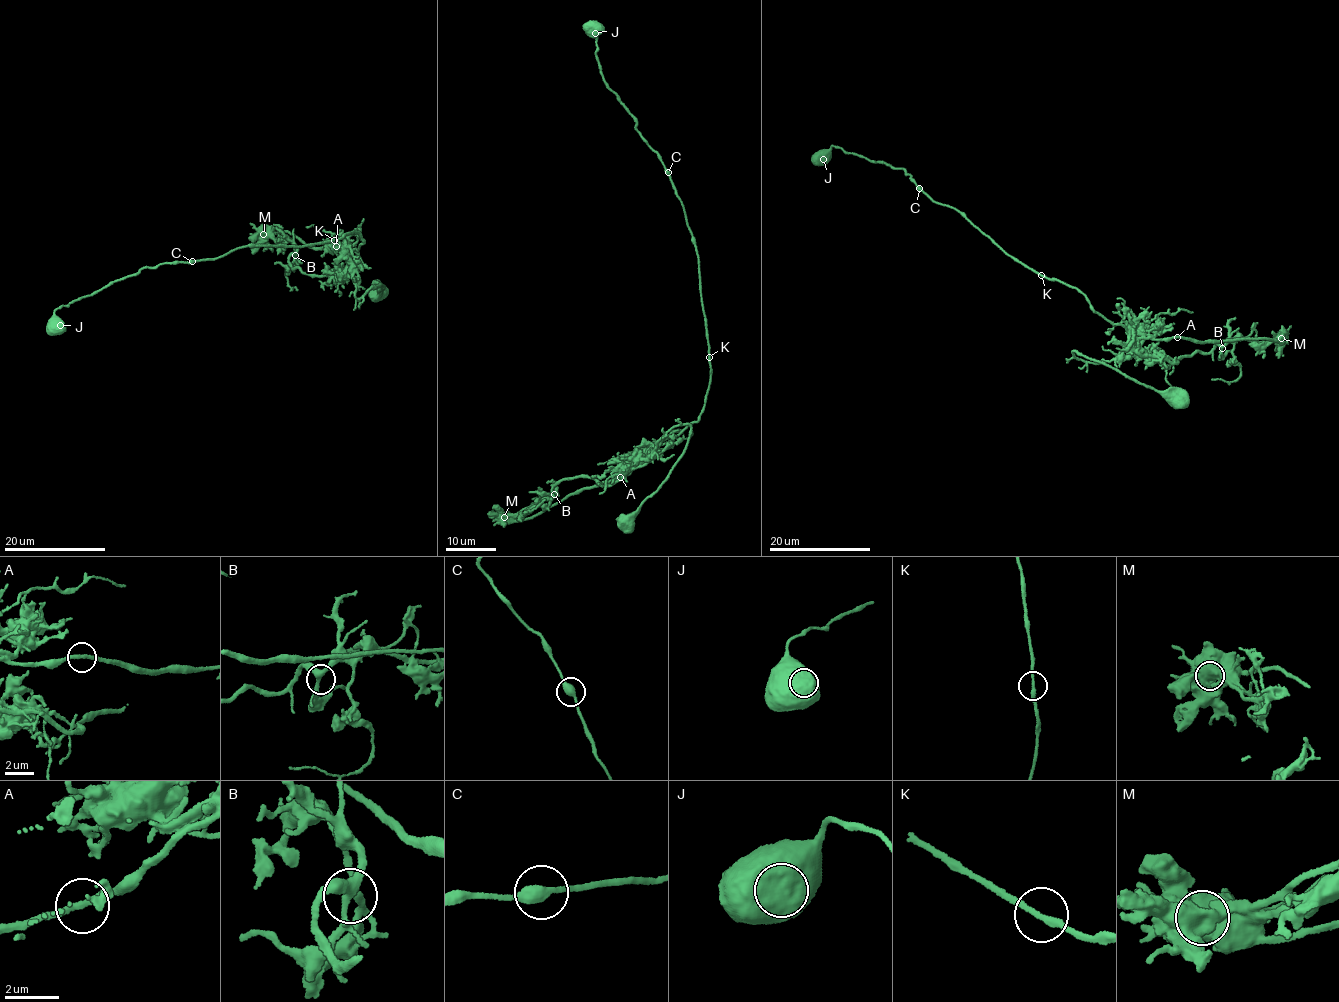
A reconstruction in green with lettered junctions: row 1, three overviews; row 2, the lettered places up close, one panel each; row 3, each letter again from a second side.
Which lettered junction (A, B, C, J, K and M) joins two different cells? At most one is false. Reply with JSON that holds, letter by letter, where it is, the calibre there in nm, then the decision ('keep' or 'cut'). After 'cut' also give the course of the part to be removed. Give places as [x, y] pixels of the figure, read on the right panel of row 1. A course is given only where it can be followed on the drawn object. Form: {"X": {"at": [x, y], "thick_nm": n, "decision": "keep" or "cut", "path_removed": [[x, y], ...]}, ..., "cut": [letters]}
{"A": {"at": [1177, 337], "thick_nm": 240, "decision": "keep"}, "B": {"at": [1222, 348], "thick_nm": 320, "decision": "keep"}, "C": {"at": [919, 188], "thick_nm": 400, "decision": "keep"}, "J": {"at": [823, 159], "thick_nm": 1300, "decision": "keep"}, "K": {"at": [1041, 275], "thick_nm": 240, "decision": "keep"}, "M": {"at": [1281, 338], "thick_nm": 1300, "decision": "cut", "path_removed": [[1281, 338], [1137, 338], [1082, 293], [1008, 256], [902, 168], [832, 146], [815, 163]]}, "cut": ["M"]}

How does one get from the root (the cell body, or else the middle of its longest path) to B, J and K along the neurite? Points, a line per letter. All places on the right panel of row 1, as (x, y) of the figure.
B: (1177, 403), (1072, 352), (1097, 364), (1141, 353), (1176, 363), (1197, 351), (1208, 353), (1216, 344), (1222, 348)
J: (1177, 403), (1076, 357), (1110, 362), (1128, 330), (1074, 287), (1008, 256), (902, 168), (832, 146), (823, 159)
K: (1177, 403), (1073, 351), (1076, 357), (1110, 362), (1124, 348), (1128, 330), (1095, 311), (1074, 287), (1041, 275)

